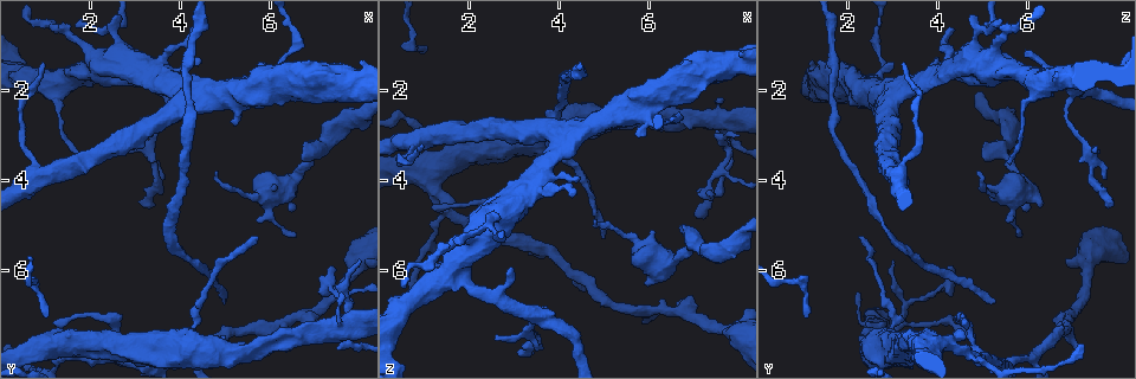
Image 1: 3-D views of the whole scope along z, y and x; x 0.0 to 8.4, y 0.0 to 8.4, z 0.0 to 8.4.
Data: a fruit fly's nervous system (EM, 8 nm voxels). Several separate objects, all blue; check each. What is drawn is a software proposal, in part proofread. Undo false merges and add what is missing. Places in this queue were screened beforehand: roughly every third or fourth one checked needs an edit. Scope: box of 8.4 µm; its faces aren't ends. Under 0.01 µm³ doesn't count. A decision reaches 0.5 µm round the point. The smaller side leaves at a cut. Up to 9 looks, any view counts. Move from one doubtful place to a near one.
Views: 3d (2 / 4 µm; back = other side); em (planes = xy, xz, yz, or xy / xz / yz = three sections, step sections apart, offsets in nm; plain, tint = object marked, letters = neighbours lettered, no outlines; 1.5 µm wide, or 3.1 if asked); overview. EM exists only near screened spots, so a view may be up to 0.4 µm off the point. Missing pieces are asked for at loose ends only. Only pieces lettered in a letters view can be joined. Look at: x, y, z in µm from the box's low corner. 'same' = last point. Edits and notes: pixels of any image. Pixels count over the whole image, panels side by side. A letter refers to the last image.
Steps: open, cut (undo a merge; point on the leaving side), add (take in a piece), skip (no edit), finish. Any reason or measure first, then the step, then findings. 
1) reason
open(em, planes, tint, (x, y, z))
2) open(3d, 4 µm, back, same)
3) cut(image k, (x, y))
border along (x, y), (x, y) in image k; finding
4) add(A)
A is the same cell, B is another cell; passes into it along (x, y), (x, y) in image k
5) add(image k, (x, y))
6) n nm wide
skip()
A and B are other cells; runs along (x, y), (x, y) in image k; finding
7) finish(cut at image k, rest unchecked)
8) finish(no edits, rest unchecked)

branch stops here
open(em, planes, plain, (6.60, 5.25, 5.90))

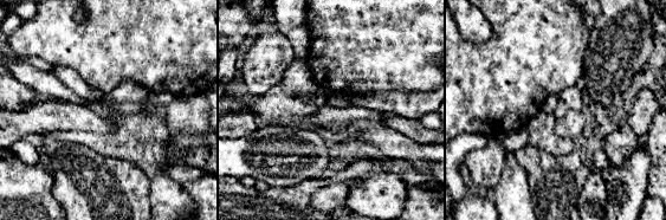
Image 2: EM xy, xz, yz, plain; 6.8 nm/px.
where the object lies
open(em, planes, tint, same)

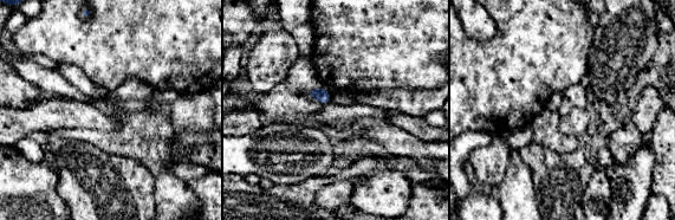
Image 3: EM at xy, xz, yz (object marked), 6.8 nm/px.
what lies round it
open(em, planes, letters, same)

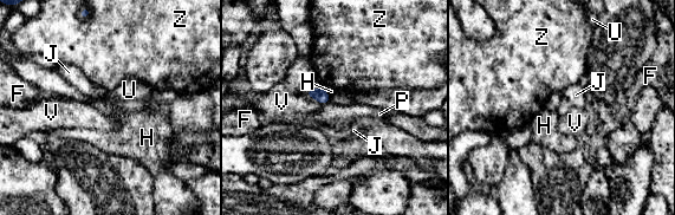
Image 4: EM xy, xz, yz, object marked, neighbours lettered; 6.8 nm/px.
skip()
F, H, J, P, U, V and Z are other cells; border along (330, 101), (324, 105) in image 4; none of them fits

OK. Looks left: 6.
narrows sharply
open(3d, 2 µm, (6.95, 3.50, 5.55))

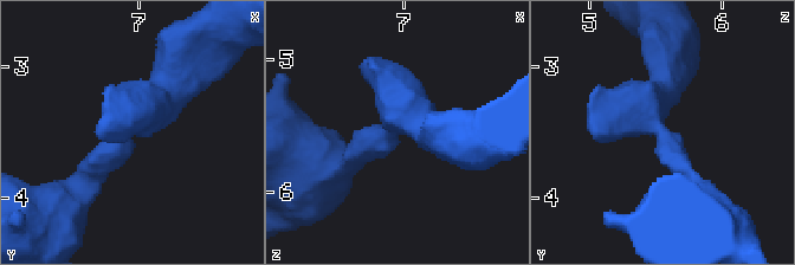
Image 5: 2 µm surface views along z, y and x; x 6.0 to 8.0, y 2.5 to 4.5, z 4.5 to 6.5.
now the EM
open(em, planes, plain, (6.88, 3.50, 5.48))

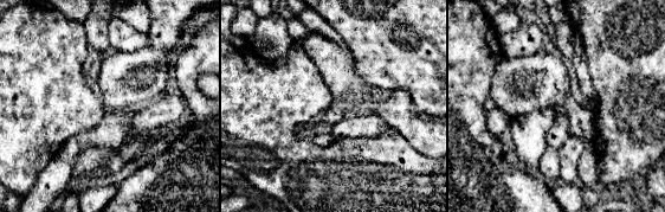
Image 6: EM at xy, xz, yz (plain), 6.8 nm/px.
open(em, planes, letters, same)

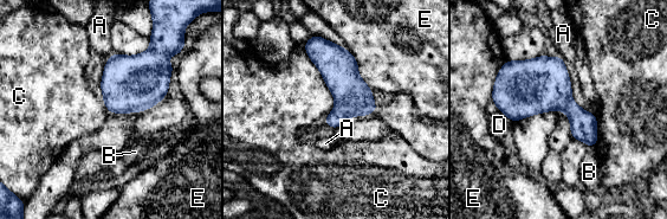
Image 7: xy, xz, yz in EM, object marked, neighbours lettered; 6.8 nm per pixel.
skip()
A, B, C, D and E are other cells; border along (303, 44), (332, 96), (326, 115) in image 7; all the same neuron

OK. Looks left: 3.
an open end
open(em, xz, step 4, tint, (4.75, 3.85, 4.90))

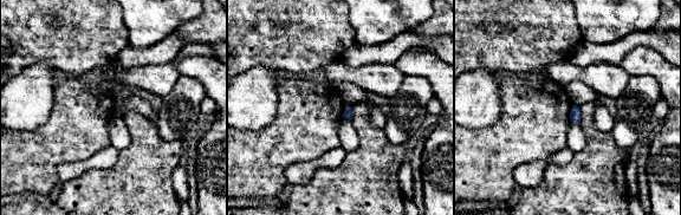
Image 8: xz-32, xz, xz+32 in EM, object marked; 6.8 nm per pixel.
cut it another way
open(em, planes, letters, same)

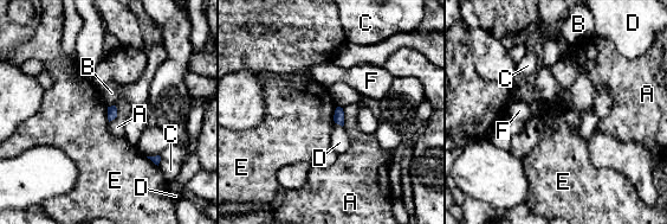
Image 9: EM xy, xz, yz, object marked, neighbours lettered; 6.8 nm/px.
skip()
A, B, C, D, E and F are other cells; border along (337, 107), (334, 114), (334, 122) in image 9; no lettered piece goes on from it

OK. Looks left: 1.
finish(no edits, rest unchecked)

